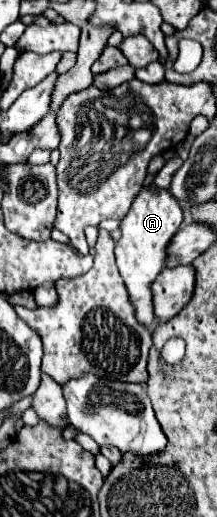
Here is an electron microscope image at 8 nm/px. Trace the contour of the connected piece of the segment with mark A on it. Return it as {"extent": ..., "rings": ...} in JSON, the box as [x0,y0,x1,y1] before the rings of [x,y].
{"extent":[115,189,183,329],"rings":[[[147,189],[139,191],[129,213],[121,221],[123,235],[115,247],[117,267],[129,291],[129,301],[135,309],[135,317],[147,329],[151,329],[151,321],[155,319],[151,283],[167,265],[167,247],[175,237],[175,233],[179,231],[181,221],[183,221],[183,211],[169,191],[147,191]]]}

